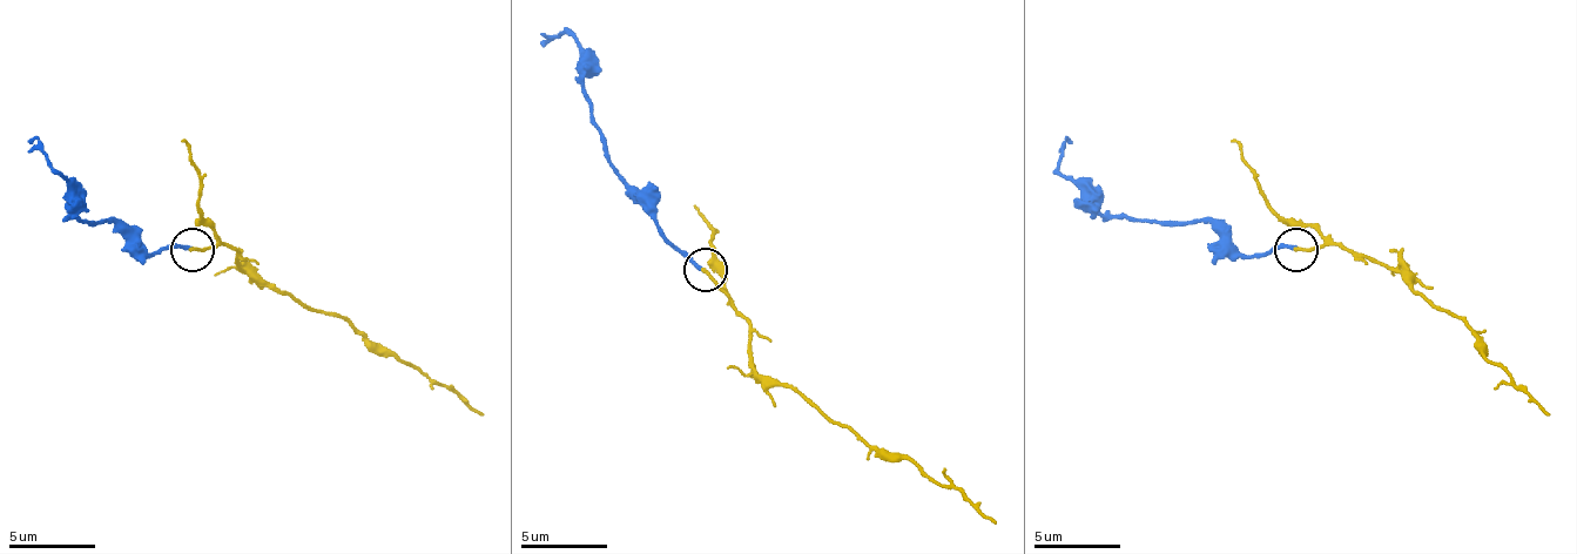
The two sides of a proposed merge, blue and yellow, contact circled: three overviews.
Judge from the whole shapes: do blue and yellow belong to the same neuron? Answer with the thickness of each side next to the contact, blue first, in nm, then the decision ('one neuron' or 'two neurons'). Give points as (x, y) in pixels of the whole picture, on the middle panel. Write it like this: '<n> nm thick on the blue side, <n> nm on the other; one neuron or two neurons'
190 nm thick on the blue side, 180 nm on the other; two neurons

